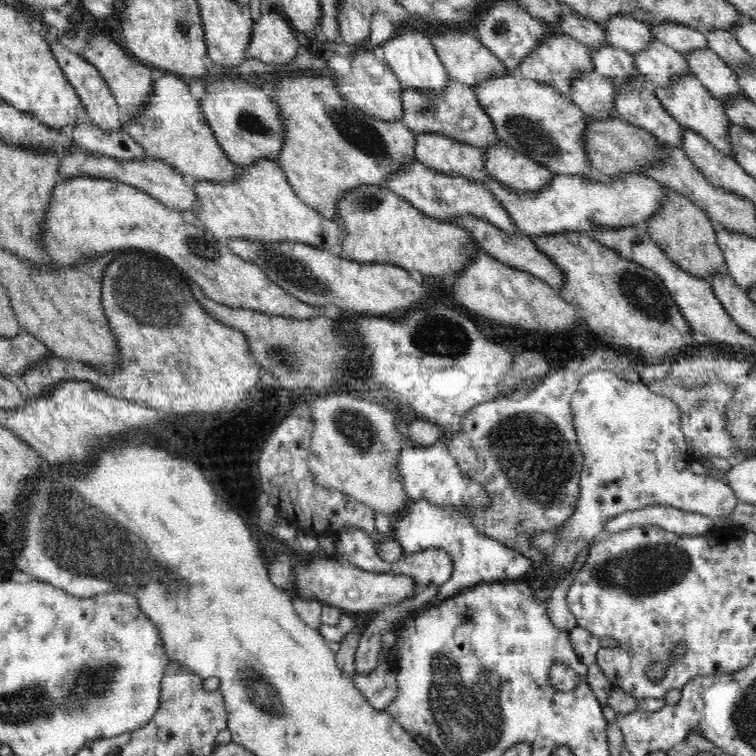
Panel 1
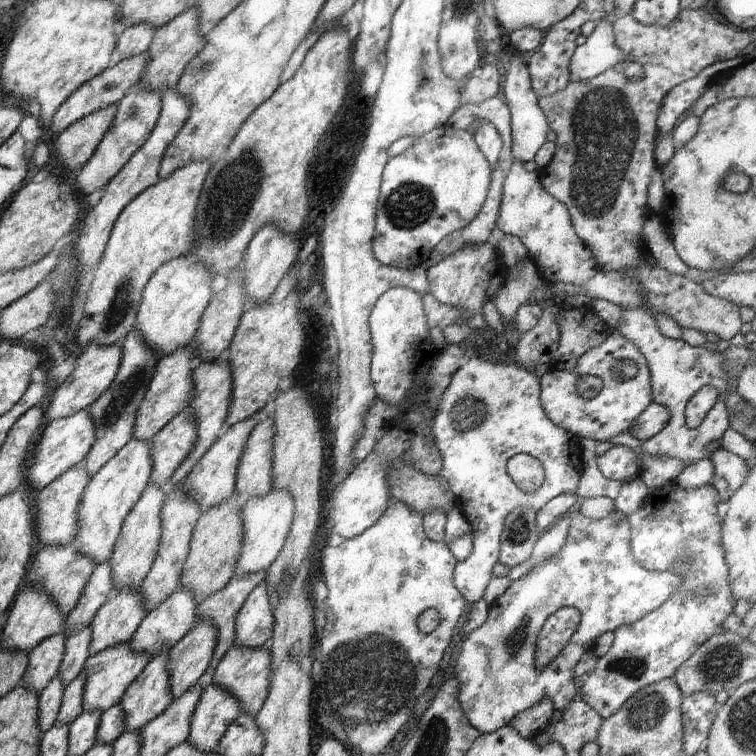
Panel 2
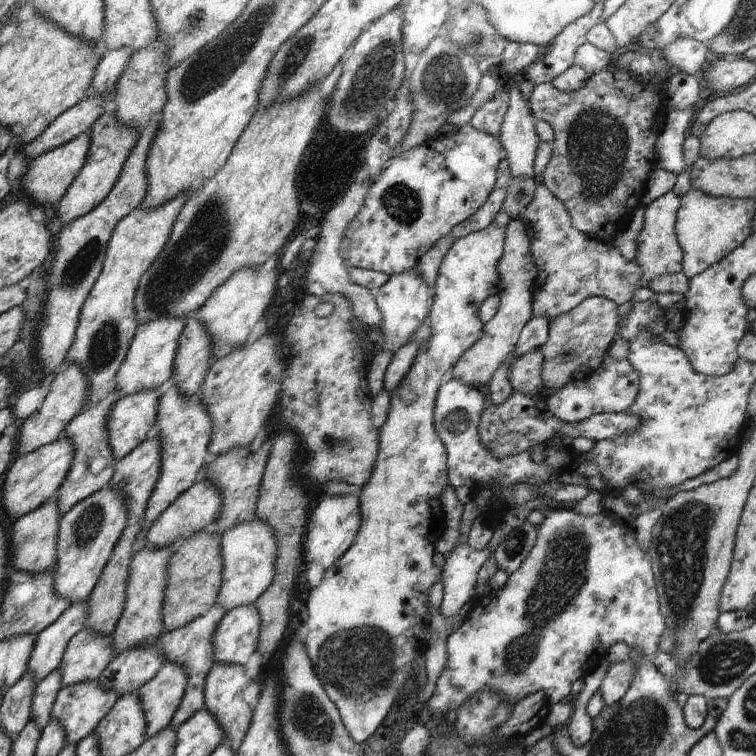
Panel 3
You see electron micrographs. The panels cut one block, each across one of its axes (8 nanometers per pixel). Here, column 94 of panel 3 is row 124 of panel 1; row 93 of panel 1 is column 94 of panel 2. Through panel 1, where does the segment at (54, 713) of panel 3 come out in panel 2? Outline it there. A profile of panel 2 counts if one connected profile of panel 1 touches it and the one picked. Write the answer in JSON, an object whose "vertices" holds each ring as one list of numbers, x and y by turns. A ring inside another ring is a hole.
{"vertices":[[129,643,118,644,106,648,98,654,88,657,81,672,86,672,84,684,84,712,106,712,108,708,116,706,121,701,127,688,137,679,138,675,149,663,150,658,146,652,134,652]]}

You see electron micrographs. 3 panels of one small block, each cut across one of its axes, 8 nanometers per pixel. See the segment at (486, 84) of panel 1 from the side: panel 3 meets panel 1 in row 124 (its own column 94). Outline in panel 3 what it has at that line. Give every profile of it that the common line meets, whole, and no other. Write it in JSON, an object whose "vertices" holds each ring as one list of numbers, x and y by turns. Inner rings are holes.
{"vertices":[[110,486,81,500,68,513,64,513,58,526,57,562,52,570,53,591,69,600,70,604,84,603,129,523,123,495]]}

